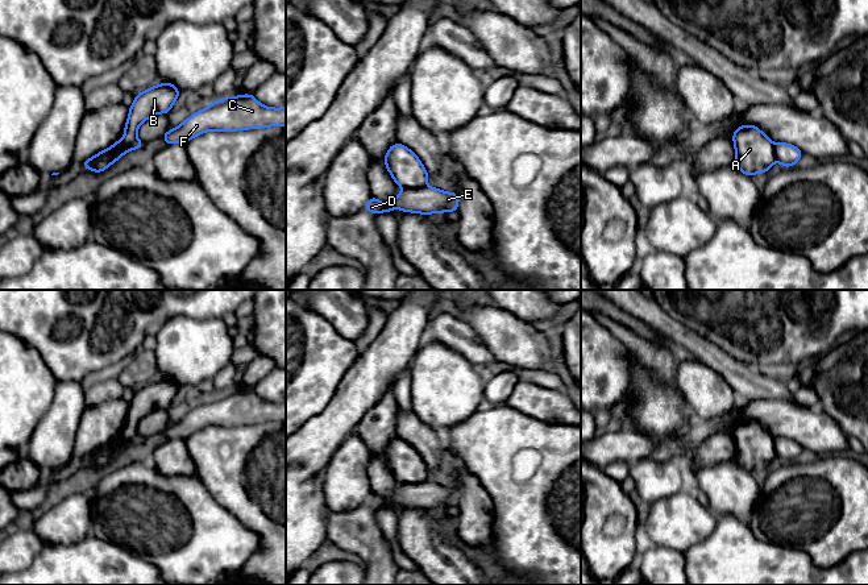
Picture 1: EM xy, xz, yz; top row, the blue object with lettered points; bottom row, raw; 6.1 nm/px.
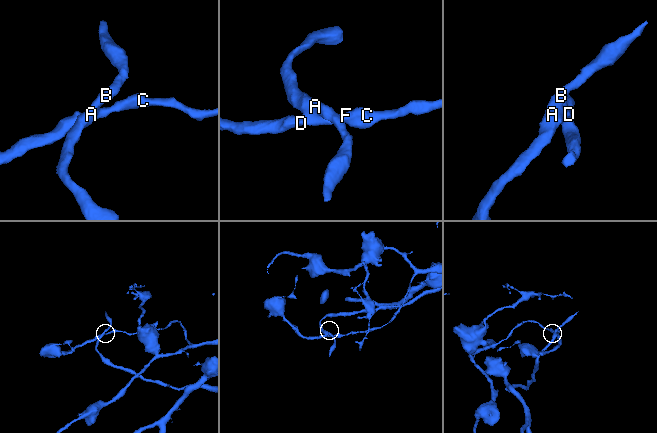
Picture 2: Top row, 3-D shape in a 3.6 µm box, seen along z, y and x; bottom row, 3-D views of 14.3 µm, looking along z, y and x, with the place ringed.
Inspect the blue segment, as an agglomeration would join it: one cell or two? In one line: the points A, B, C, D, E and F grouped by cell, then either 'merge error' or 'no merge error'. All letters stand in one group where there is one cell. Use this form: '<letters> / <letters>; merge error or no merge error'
A B / C D E F; merge error

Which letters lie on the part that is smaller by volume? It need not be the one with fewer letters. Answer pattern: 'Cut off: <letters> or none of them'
Cut off: A, B

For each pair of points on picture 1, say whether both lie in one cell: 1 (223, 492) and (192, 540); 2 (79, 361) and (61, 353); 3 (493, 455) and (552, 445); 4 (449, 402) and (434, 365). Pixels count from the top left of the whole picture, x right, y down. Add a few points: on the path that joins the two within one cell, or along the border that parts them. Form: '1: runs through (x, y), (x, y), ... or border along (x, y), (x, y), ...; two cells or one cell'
1: border along (198, 477), (208, 493), (240, 522); two cells
2: runs through (75, 357), (71, 353), (65, 353); one cell
3: runs through (507, 440), (538, 440); one cell
4: runs through (445, 393), (439, 374); one cell

